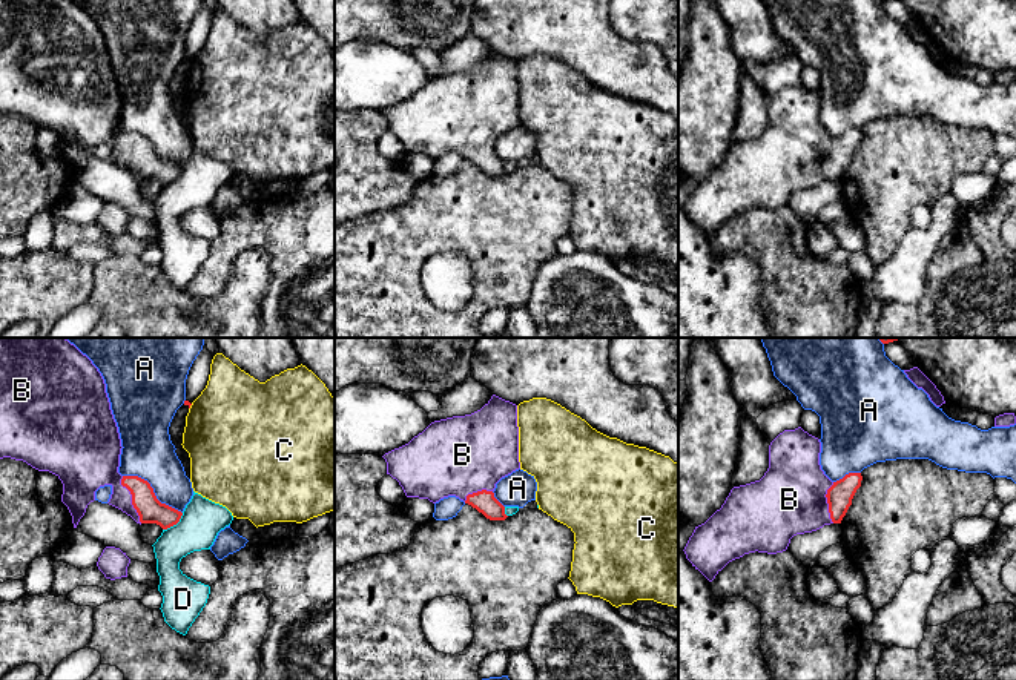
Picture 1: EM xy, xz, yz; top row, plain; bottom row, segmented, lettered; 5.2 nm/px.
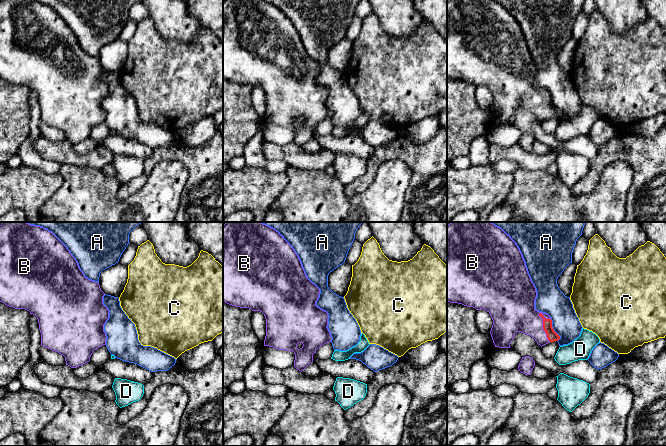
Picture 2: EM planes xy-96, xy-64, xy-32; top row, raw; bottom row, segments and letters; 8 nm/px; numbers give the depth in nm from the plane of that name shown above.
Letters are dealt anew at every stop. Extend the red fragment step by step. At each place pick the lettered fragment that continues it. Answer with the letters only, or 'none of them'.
B

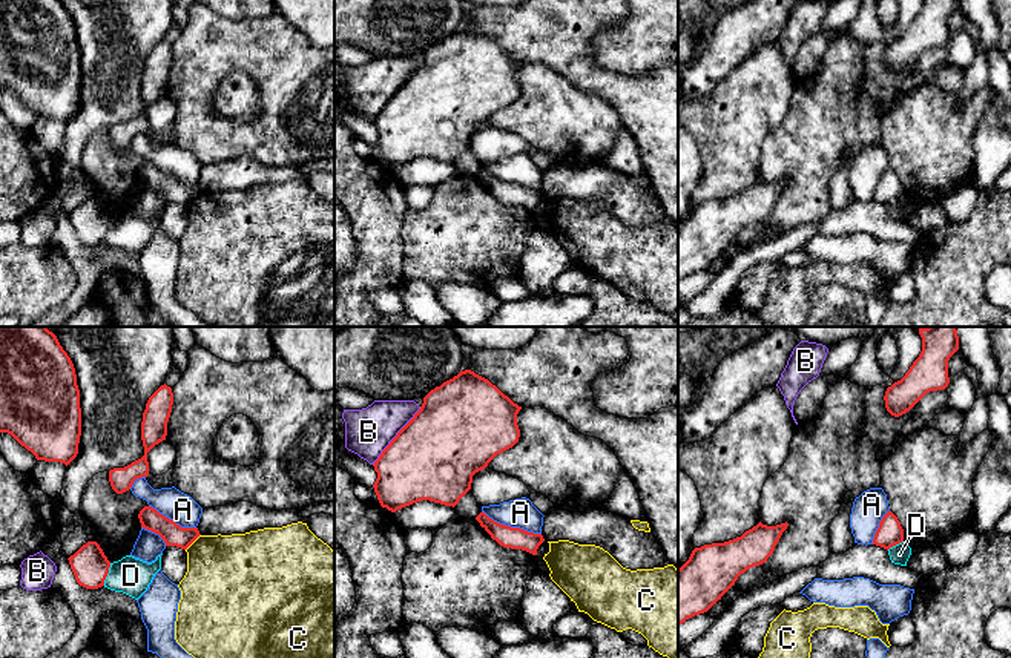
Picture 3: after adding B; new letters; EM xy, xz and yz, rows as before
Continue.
none of them

